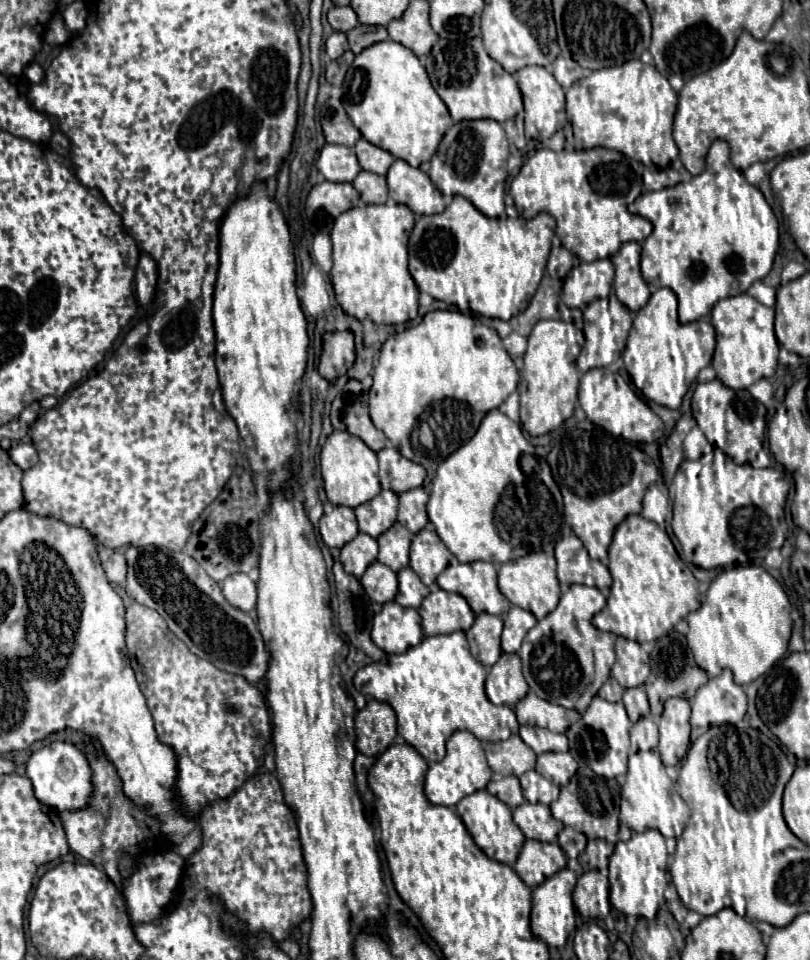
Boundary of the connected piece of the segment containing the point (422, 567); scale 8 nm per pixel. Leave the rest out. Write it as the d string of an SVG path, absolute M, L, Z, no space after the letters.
M427 526L419 534L413 536L411 544L411 560L409 566L415 570L415 574L423 580L423 584L433 586L435 576L439 576L449 564L449 550L439 540L437 532Z

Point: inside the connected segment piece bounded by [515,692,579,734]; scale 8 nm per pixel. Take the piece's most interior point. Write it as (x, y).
(533, 711)

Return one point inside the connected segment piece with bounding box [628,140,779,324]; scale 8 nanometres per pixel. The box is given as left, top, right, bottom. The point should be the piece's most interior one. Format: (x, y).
(713, 236)

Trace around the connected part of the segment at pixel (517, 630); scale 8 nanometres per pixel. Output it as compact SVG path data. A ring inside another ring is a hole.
M511 606L511 610L505 612L501 618L505 622L503 636L501 636L503 652L509 652L509 654L519 652L525 634L537 624L537 618L531 612L517 606Z

